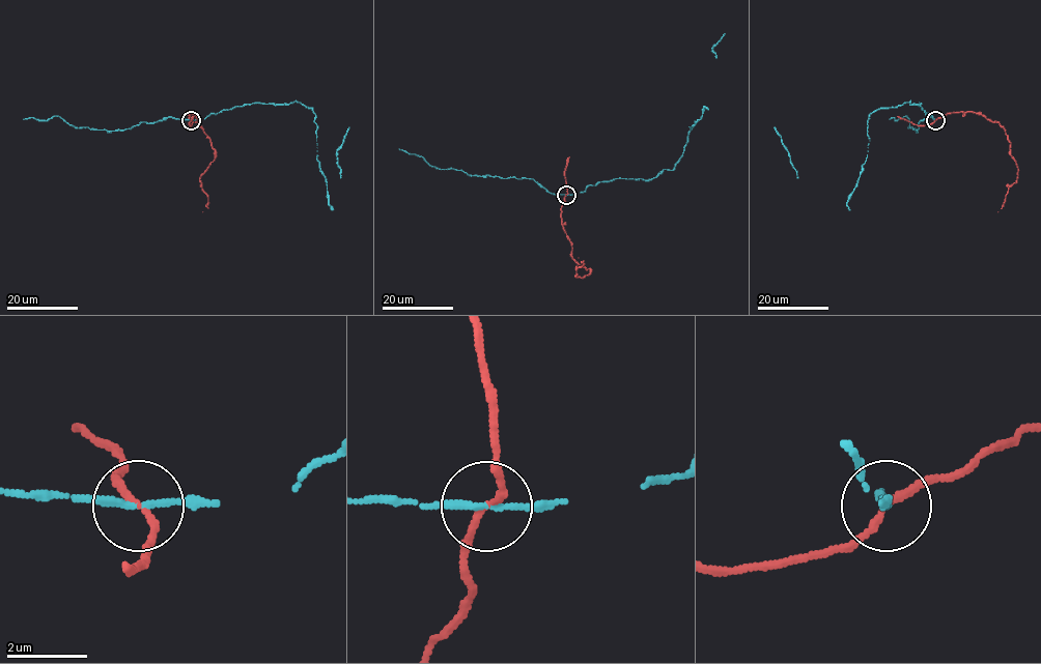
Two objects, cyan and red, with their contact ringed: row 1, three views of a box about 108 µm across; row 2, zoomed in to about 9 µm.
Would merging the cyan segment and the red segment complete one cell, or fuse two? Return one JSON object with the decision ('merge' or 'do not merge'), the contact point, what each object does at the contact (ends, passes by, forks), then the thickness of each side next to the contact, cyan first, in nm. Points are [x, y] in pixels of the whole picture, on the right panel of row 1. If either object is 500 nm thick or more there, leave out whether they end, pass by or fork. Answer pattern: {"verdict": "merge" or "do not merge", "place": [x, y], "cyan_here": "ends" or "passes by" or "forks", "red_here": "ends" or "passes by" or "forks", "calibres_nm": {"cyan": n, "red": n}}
{"verdict": "do not merge", "place": [935, 120], "cyan_here": "passes by", "red_here": "passes by", "calibres_nm": {"cyan": 160, "red": 160}}

